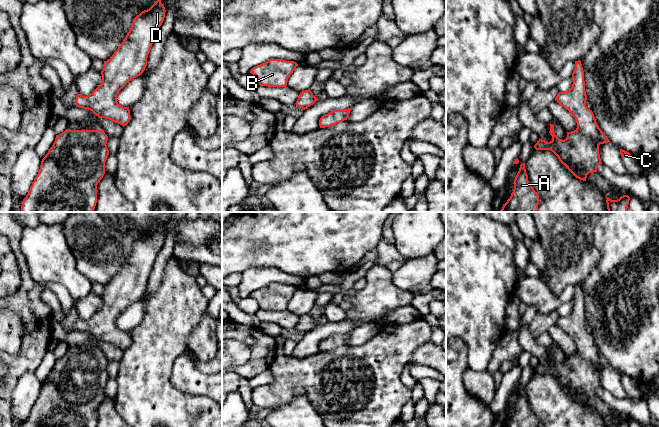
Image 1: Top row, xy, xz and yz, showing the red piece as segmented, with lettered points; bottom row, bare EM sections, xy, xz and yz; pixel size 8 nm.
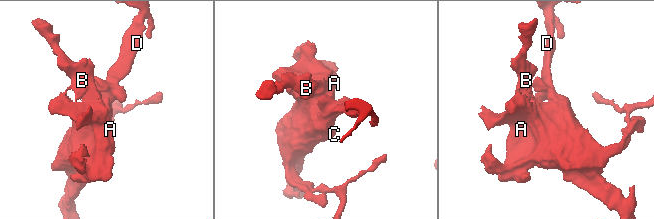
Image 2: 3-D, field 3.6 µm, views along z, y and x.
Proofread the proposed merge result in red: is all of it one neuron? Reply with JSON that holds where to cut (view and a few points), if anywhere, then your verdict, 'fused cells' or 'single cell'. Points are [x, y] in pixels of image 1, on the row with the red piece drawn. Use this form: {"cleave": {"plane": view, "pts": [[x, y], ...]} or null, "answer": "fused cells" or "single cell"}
{"cleave": null, "answer": "single cell"}

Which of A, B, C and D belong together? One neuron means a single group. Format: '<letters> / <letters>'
A B C D

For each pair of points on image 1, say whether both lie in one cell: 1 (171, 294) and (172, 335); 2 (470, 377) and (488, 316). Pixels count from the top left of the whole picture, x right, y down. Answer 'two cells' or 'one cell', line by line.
1: one cell
2: two cells

